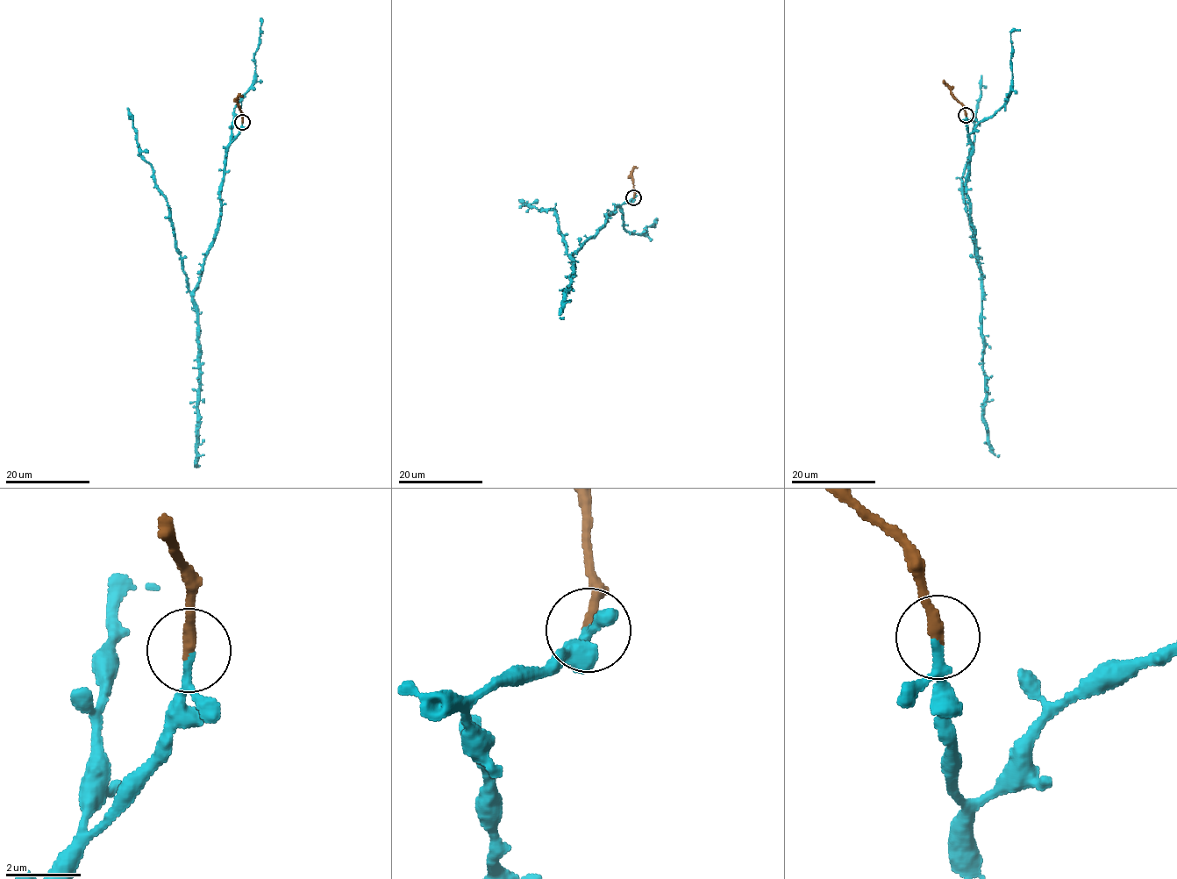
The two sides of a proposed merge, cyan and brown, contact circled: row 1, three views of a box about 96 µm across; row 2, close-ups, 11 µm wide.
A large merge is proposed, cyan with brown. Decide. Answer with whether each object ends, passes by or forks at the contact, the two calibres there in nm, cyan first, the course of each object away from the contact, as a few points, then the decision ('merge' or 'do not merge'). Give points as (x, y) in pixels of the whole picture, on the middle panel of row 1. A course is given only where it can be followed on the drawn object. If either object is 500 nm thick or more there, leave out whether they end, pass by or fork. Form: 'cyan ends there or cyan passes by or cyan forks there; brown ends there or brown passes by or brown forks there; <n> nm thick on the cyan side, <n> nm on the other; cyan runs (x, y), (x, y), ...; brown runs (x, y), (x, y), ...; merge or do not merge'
cyan passes by; brown ends there; 160 nm thick on the cyan side, 320 nm on the other; cyan runs (633, 197), (611, 216), (606, 215), (605, 225), (596, 235), (569, 254), (554, 209), (539, 210), (518, 200); brown runs (633, 197), (632, 171), (636, 167); merge

